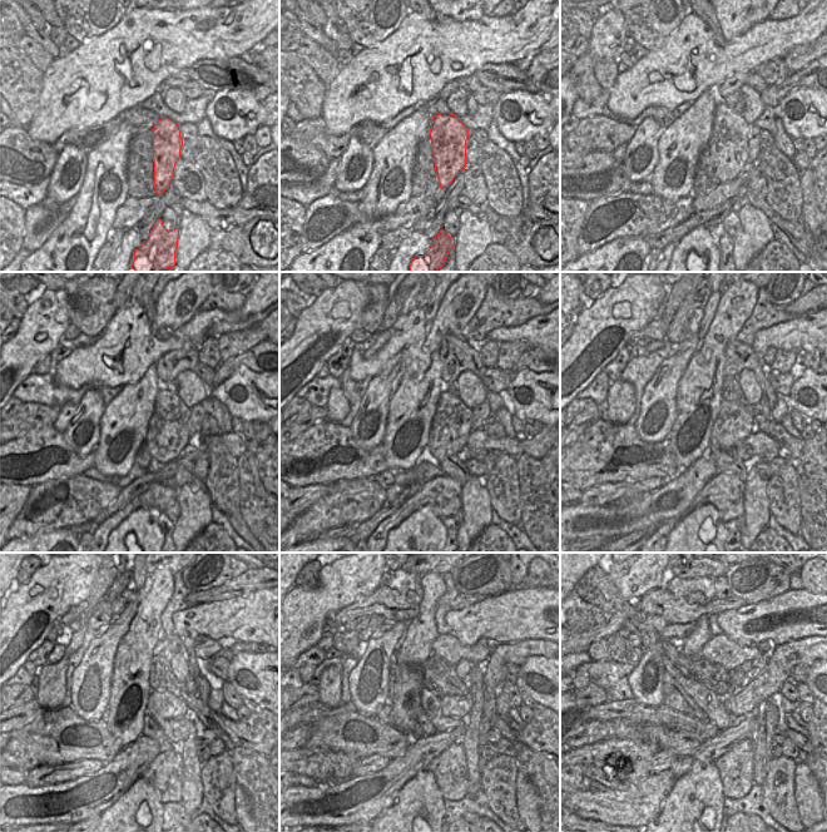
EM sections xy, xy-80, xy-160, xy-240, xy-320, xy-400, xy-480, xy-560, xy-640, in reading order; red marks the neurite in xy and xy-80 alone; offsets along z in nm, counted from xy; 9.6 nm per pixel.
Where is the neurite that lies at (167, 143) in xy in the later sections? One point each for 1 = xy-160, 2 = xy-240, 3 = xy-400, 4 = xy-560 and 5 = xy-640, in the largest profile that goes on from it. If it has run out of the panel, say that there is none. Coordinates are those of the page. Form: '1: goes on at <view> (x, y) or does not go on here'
1: goes on at xy-160 (729, 139)
2: goes on at xy-240 (168, 432)
3: goes on at xy-400 (733, 424)
4: goes on at xy-560 (457, 707)
5: goes on at xy-640 (803, 652)

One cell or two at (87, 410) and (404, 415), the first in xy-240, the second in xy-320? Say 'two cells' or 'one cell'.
two cells

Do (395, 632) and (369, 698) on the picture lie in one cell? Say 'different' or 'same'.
same

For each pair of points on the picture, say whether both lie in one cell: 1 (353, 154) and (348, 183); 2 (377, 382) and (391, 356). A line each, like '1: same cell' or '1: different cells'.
1: same cell
2: different cells

